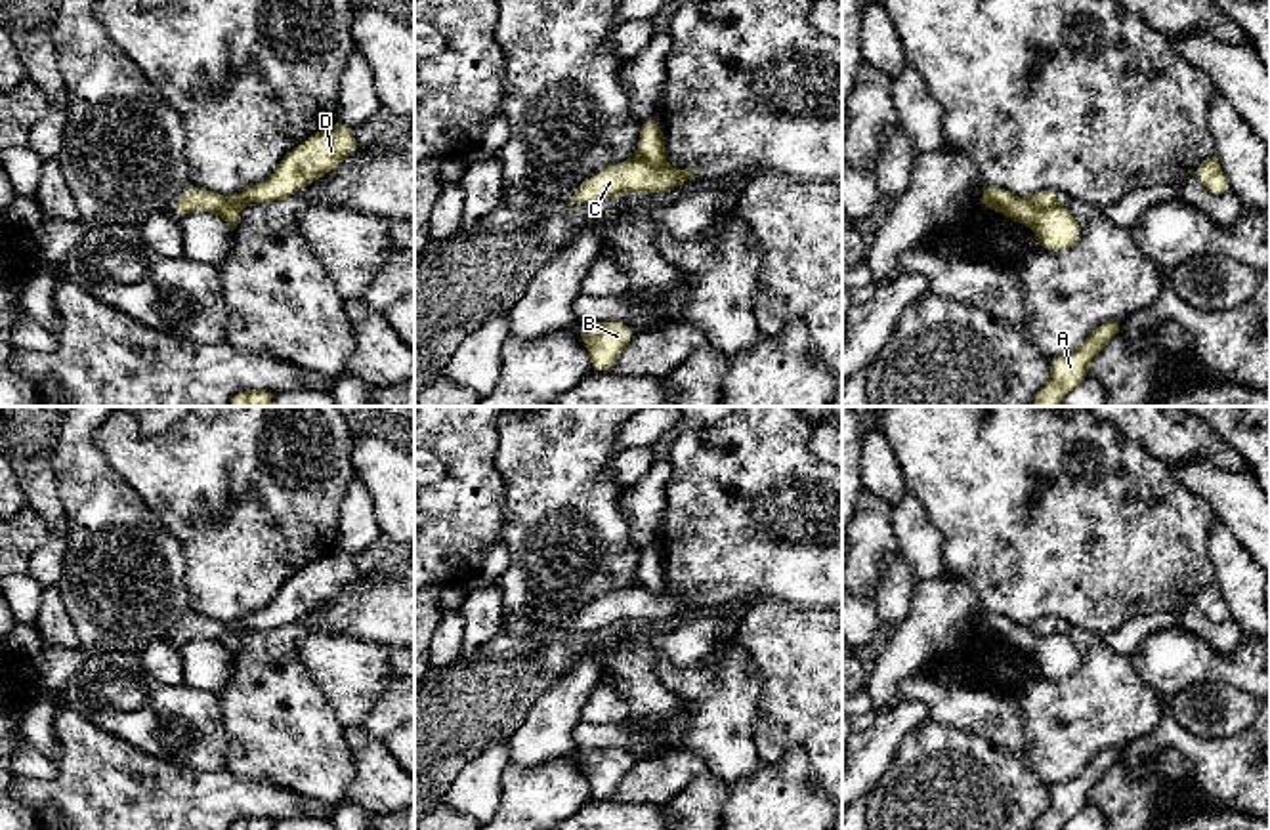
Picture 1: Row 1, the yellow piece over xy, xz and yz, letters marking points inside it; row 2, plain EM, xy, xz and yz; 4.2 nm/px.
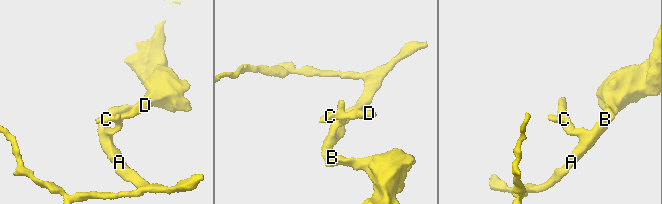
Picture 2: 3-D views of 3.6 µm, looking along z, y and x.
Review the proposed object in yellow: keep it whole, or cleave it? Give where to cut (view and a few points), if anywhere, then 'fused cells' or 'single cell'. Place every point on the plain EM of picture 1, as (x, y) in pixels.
cut in xz along (638, 582), (654, 594), (667, 594); fused cells

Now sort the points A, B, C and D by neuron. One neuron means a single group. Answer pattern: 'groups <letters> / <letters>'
groups A B / C D

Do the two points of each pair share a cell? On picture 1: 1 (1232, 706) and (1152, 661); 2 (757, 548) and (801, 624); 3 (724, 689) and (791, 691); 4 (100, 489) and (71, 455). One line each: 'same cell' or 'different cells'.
1: different cells
2: different cells
3: different cells
4: same cell

